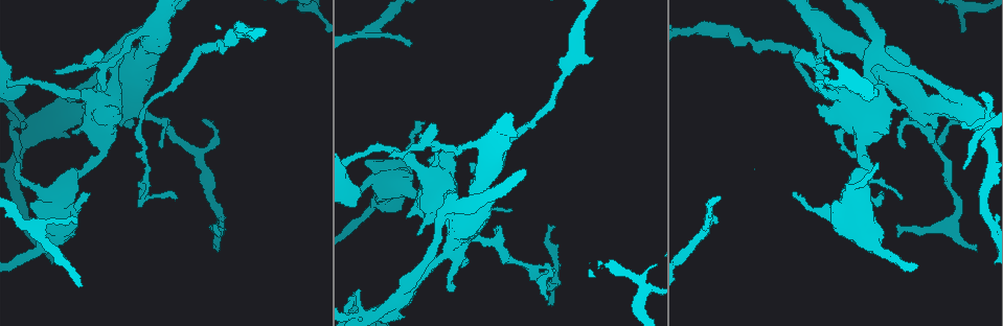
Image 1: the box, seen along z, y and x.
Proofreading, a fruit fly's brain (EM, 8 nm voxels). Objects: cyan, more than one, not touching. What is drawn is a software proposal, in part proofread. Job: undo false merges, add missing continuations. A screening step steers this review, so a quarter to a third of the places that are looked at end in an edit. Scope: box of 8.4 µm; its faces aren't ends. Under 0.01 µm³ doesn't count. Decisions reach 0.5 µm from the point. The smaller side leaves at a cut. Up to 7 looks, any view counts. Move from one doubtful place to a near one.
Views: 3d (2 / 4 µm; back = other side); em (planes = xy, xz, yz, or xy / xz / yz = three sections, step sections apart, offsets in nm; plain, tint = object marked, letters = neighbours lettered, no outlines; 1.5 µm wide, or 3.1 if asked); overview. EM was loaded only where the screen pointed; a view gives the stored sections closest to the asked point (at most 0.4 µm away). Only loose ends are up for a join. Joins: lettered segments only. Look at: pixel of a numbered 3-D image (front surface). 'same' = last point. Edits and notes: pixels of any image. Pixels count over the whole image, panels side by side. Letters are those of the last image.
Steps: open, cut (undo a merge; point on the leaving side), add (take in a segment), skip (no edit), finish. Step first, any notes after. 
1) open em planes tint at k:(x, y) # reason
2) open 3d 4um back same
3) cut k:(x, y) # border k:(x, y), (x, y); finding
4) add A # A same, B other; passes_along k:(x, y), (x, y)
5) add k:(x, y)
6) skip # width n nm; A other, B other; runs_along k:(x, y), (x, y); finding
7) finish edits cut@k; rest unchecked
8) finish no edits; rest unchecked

open em xz step 8 tint at 1:(794, 193) # free end

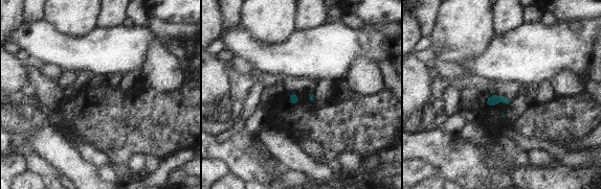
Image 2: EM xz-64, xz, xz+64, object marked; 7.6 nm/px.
open em planes letters same # cut it another way

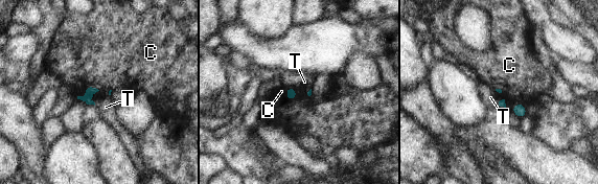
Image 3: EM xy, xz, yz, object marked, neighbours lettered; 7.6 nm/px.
skip # C other, T other; border 3:(98, 90), (90, 97), (94, 105); none of them fits

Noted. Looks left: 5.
open 3d 4um at 1:(717, 221) # thin end

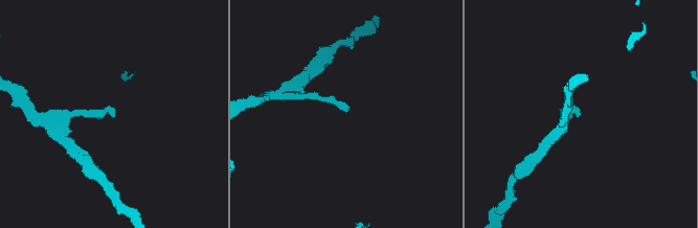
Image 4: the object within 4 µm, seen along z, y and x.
open em planes letters at 4:(345, 110) # need the tissue

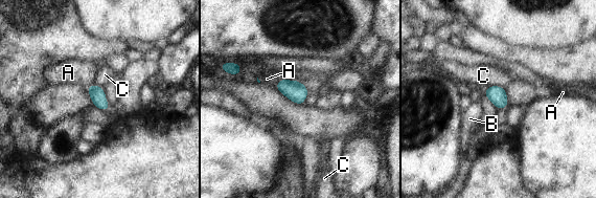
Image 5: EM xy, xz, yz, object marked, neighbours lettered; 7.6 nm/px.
skip # A other, B other, C other; border 5:(504, 87), (488, 86), (483, 90); none of them fits

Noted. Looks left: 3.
open 3d 2um at 1:(93, 62) # abrupt turn

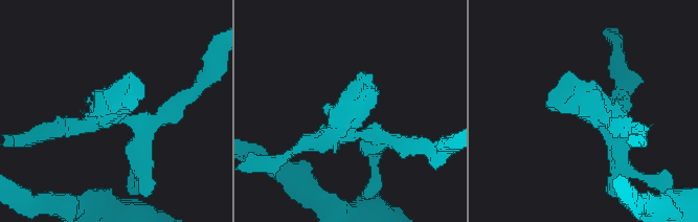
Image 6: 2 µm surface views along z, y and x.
open em yz step 4 tint at 6:(606, 119)

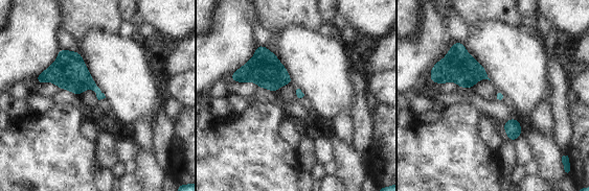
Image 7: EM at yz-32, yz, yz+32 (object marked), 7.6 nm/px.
open em xy step 4 letters same

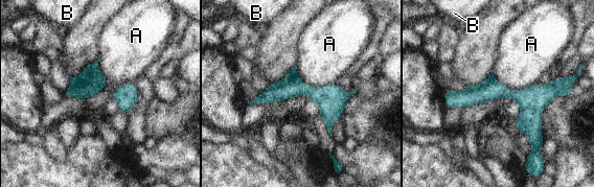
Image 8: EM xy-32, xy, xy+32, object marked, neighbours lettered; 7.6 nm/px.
skip # width 160 nm; A other, B other; one neuron here

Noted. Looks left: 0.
finish no edits; rest unchecked

